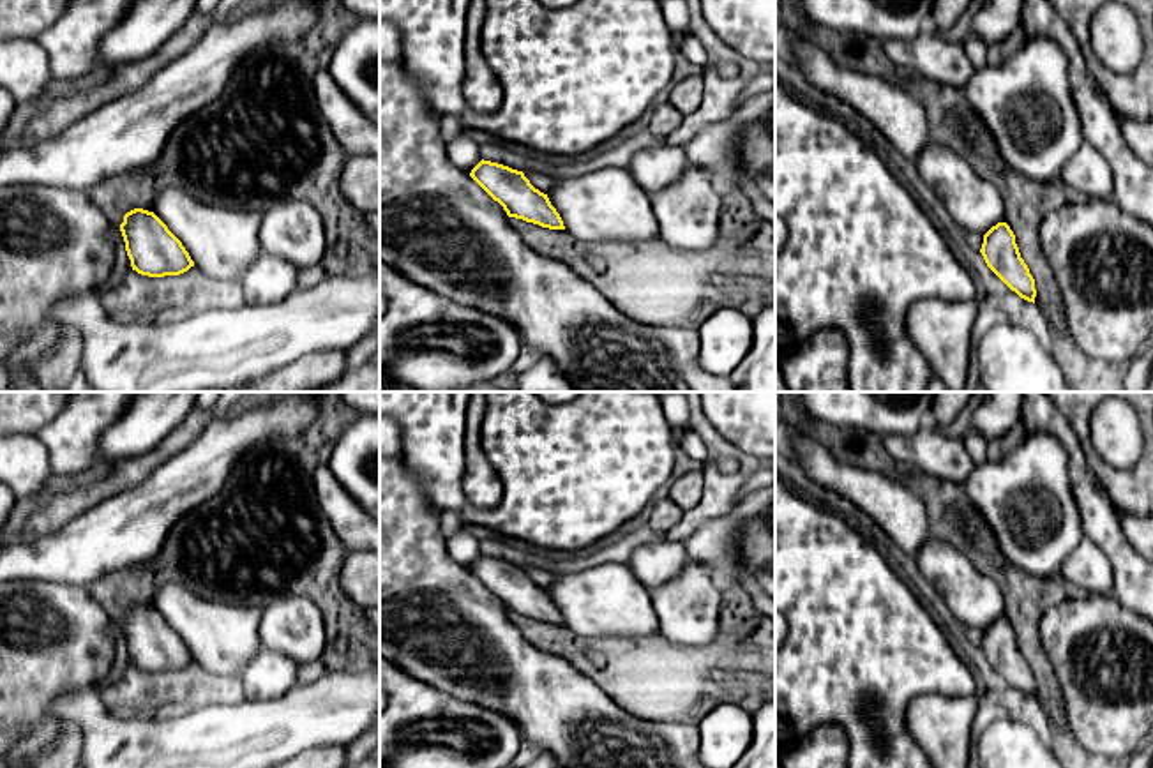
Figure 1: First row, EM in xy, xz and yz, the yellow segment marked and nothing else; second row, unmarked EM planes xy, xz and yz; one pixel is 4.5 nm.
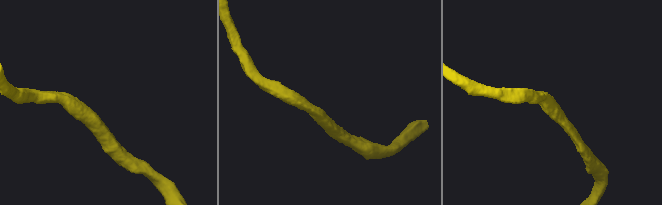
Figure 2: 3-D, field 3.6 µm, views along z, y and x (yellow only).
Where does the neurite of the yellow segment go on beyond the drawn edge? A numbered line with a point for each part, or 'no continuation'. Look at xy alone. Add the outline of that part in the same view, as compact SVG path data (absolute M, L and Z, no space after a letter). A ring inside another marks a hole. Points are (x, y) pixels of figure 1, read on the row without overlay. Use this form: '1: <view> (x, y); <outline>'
1: xy (223, 638); M170 581L154 590L152 606L182 637L194 662L217 676L242 678L261 648L274 650L302 667L320 659L327 646L321 609L302 593L279 593L265 607L256 609L203 599Z

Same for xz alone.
1: xz (608, 599); M692 560L655 590L648 590L627 563L602 563L554 576L547 593L576 636L660 632L680 646L705 646L715 637L722 602L710 570Z

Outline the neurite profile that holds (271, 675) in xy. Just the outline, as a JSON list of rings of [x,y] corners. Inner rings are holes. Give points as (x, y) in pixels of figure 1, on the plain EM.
[[[268,648],[260,653],[242,673],[245,699],[277,699],[297,685],[298,666]]]

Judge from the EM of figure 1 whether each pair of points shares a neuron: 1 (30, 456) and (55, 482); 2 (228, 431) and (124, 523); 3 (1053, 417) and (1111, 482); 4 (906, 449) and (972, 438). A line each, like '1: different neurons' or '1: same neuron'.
1: different neurons
2: same neuron
3: different neurons
4: different neurons

